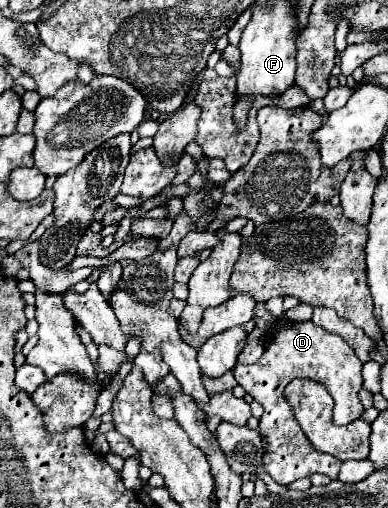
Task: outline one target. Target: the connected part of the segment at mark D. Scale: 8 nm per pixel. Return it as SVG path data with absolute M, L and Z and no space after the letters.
M312 320L306 322L284 322L282 326L274 326L272 340L268 342L268 348L254 364L236 364L234 376L240 386L248 394L254 396L256 402L264 406L262 414L262 426L258 428L260 434L266 438L268 446L264 452L264 470L278 482L278 484L292 484L298 478L312 476L312 474L326 474L330 478L338 476L340 460L332 454L318 452L310 446L304 432L300 430L298 422L292 416L292 410L282 396L288 382L294 378L312 378L318 380L330 388L330 394L334 398L334 424L350 424L364 412L358 390L362 388L362 362L356 358L354 350L348 346L348 342L332 332L326 332L324 328L316 326Z

